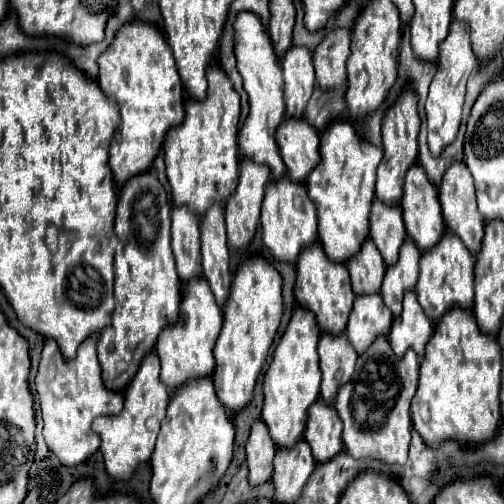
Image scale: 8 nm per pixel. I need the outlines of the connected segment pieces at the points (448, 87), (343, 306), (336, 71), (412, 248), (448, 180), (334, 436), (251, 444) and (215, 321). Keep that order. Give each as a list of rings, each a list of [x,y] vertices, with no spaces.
[[[452,22],[448,38],[440,46],[438,56],[438,72],[430,84],[430,94],[426,100],[426,116],[428,116],[428,144],[432,154],[440,154],[448,144],[454,142],[460,118],[462,118],[462,104],[464,104],[464,92],[466,92],[466,80],[470,72],[476,68],[476,58],[470,50],[470,36],[466,26],[460,22]]]
[[[314,242],[310,248],[302,250],[302,254],[298,256],[296,270],[298,270],[298,278],[296,278],[296,286],[294,286],[296,302],[316,314],[318,326],[322,332],[342,334],[346,328],[350,310],[352,310],[352,302],[354,302],[354,292],[350,288],[350,276],[348,276],[346,264],[330,262],[330,258],[326,258],[320,242]]]
[[[336,28],[314,50],[316,82],[322,90],[346,86],[346,58],[350,54],[350,30]]]
[[[406,238],[406,242],[402,244],[398,262],[386,268],[380,294],[394,316],[402,312],[404,292],[414,290],[414,282],[418,280],[418,258],[420,256],[422,252],[416,248],[416,244],[410,242],[410,238]]]
[[[454,162],[440,184],[440,204],[446,226],[462,238],[472,254],[482,248],[484,220],[476,208],[474,180],[464,162]]]
[[[322,400],[314,402],[308,410],[308,426],[304,432],[306,442],[310,442],[316,462],[328,462],[334,454],[344,450],[342,442],[342,420],[334,406],[324,404]]]
[[[258,420],[252,426],[250,438],[246,442],[246,462],[250,468],[248,478],[252,486],[264,484],[272,478],[274,454],[276,454],[276,444],[268,434],[268,426],[262,420]]]
[[[192,278],[182,292],[180,304],[180,320],[174,326],[168,326],[156,344],[156,354],[160,358],[162,382],[176,390],[182,382],[190,382],[192,378],[212,376],[214,370],[214,344],[222,328],[222,308],[216,304],[214,294],[204,278]]]

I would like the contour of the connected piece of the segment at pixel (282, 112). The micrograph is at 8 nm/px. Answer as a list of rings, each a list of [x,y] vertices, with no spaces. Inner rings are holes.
[[[240,12],[234,26],[236,26],[238,72],[242,74],[244,88],[250,96],[250,112],[248,112],[248,118],[238,136],[240,158],[250,158],[254,162],[262,162],[262,164],[270,166],[272,178],[278,180],[286,172],[282,156],[278,154],[278,142],[274,142],[274,134],[276,134],[280,122],[286,118],[286,102],[284,102],[284,92],[282,92],[282,84],[284,84],[282,68],[272,50],[272,42],[268,38],[268,34],[266,34],[260,18],[254,12]]]

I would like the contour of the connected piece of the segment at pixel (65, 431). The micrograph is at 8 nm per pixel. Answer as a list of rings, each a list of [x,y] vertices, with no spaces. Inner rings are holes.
[[[86,338],[78,346],[78,356],[74,360],[64,360],[56,348],[56,342],[46,340],[36,376],[36,390],[40,394],[46,444],[64,466],[74,466],[88,460],[100,448],[100,436],[90,430],[92,420],[102,414],[120,414],[124,406],[124,396],[120,392],[104,388],[94,338]]]

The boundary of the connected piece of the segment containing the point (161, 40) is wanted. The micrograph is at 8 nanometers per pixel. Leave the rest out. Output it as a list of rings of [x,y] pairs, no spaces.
[[[130,22],[122,26],[110,44],[110,50],[98,58],[98,64],[98,84],[102,92],[120,106],[122,124],[110,144],[109,166],[116,184],[124,184],[152,166],[162,148],[166,130],[182,124],[184,88],[170,44],[164,34],[148,22]]]

